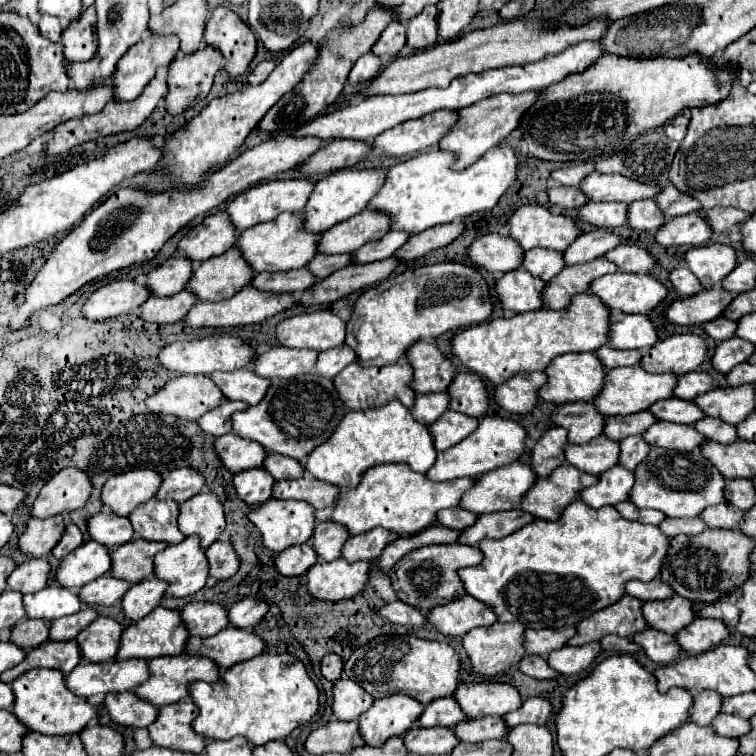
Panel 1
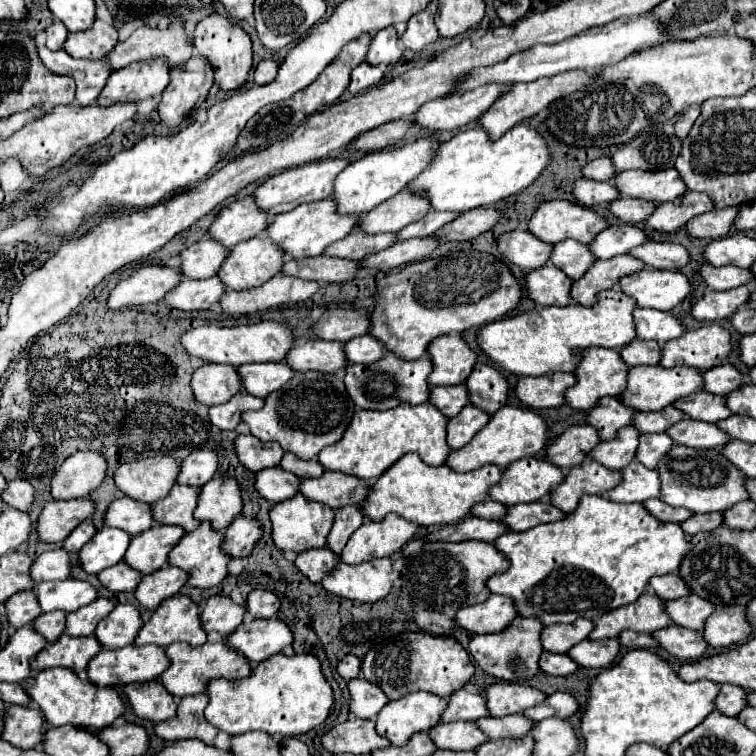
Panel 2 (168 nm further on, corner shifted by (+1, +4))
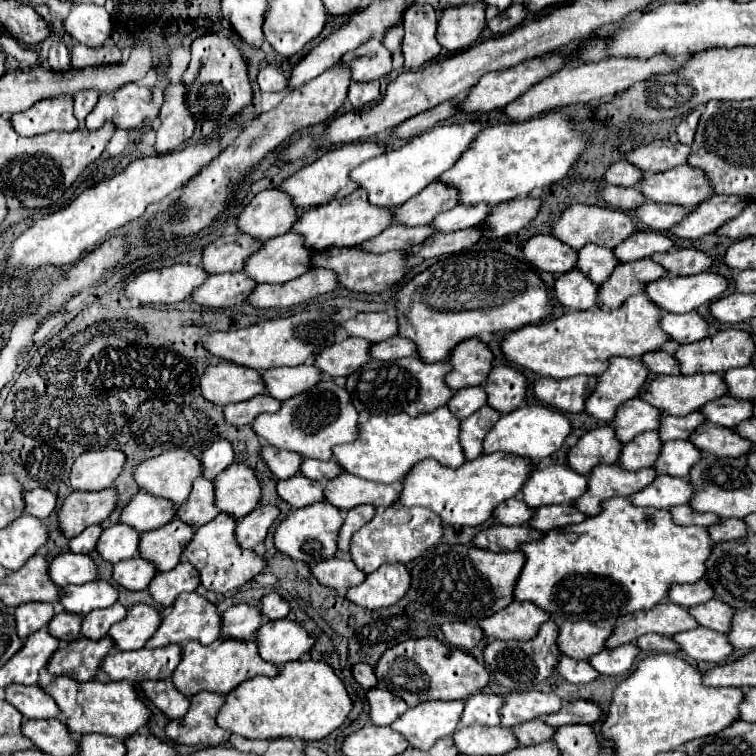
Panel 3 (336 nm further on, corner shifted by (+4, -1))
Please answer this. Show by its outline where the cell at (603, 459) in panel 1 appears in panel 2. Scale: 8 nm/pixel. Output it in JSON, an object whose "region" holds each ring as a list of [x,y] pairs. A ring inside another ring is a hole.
{"region":[[[627,426],[619,430],[615,440],[599,442],[591,456],[599,460],[603,466],[611,466],[611,470],[623,470],[629,462],[635,460],[635,452],[639,446],[639,430]]]}

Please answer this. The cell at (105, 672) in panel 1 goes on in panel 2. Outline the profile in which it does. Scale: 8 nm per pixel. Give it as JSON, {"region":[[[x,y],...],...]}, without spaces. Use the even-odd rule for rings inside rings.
{"region":[[[131,644],[121,650],[103,648],[89,662],[87,676],[91,682],[95,682],[97,686],[103,688],[103,686],[123,686],[123,684],[131,684],[131,682],[151,682],[151,680],[157,680],[167,668],[169,668],[169,658],[167,658],[163,646],[155,646],[155,644],[135,646],[135,644]]]}

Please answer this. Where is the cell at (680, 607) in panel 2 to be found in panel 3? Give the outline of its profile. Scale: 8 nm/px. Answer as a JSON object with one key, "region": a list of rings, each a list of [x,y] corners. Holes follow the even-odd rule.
{"region":[[[710,599],[708,603],[690,607],[688,611],[696,619],[698,625],[718,633],[726,633],[730,629],[730,617],[734,615],[734,609],[722,603],[720,599]]]}

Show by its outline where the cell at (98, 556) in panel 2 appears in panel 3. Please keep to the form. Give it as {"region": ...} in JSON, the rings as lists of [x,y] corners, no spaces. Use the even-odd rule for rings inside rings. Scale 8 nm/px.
{"region":[[[116,523],[102,531],[96,543],[96,553],[112,565],[118,563],[120,559],[136,557],[138,555],[138,533],[128,525]]]}

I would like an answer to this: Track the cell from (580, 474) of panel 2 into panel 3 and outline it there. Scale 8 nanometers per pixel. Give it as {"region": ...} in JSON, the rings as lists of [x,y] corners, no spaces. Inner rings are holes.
{"region":[[[600,465],[594,467],[588,475],[588,487],[580,499],[576,499],[574,507],[584,515],[598,515],[600,503],[610,497],[628,497],[646,485],[650,485],[658,473],[650,469],[640,471],[624,471],[618,465]]]}

